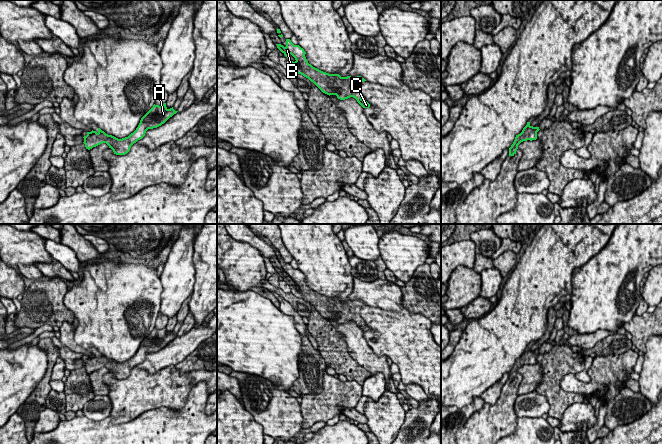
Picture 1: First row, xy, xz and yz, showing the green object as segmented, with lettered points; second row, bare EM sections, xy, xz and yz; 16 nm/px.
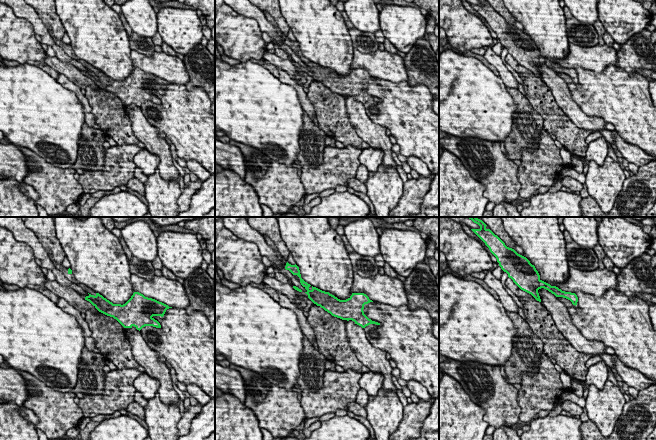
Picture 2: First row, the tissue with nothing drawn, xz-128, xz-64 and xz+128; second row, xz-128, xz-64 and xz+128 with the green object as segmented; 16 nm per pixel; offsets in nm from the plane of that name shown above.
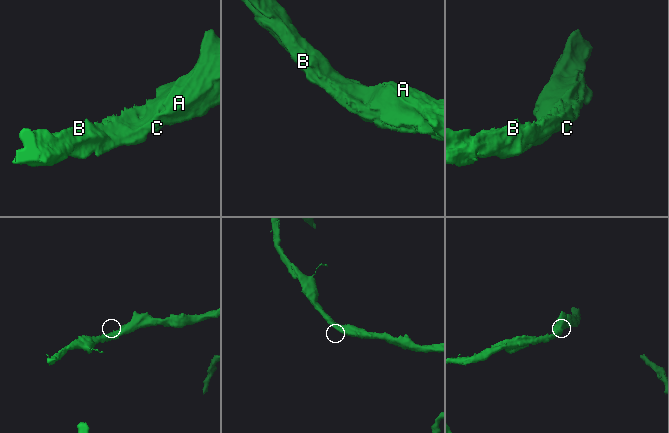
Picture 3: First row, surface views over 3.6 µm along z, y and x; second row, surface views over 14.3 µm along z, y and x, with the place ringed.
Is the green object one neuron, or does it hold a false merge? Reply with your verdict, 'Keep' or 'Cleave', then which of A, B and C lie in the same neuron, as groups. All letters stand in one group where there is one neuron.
Keep. Groups: A B C

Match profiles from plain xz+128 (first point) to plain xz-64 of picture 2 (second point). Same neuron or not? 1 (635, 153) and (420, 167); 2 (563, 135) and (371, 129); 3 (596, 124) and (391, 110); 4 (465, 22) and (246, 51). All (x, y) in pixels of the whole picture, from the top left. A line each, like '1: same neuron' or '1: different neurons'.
1: same neuron
2: different neurons
3: different neurons
4: same neuron

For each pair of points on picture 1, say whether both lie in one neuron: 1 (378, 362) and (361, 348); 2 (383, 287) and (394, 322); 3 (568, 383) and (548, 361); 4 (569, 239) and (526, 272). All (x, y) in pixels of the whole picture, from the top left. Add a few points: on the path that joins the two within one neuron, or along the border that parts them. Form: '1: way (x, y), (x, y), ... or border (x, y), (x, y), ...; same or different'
1: way (374, 361), (365, 352); same
2: border (367, 305), (388, 310), (399, 310), (403, 307); different
3: border (574, 373), (561, 379), (560, 387), (565, 392); different
4: way (563, 247), (538, 271); same

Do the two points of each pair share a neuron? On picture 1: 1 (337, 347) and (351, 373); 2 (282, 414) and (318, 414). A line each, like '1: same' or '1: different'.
1: same
2: different

